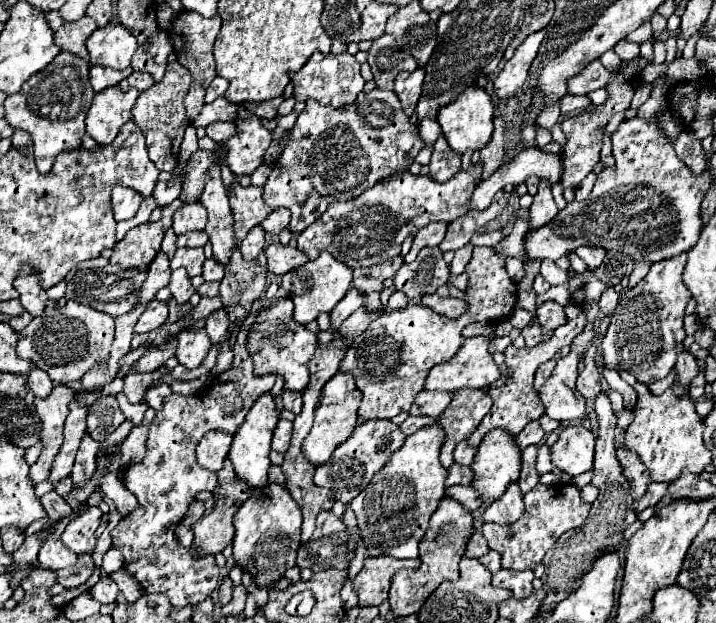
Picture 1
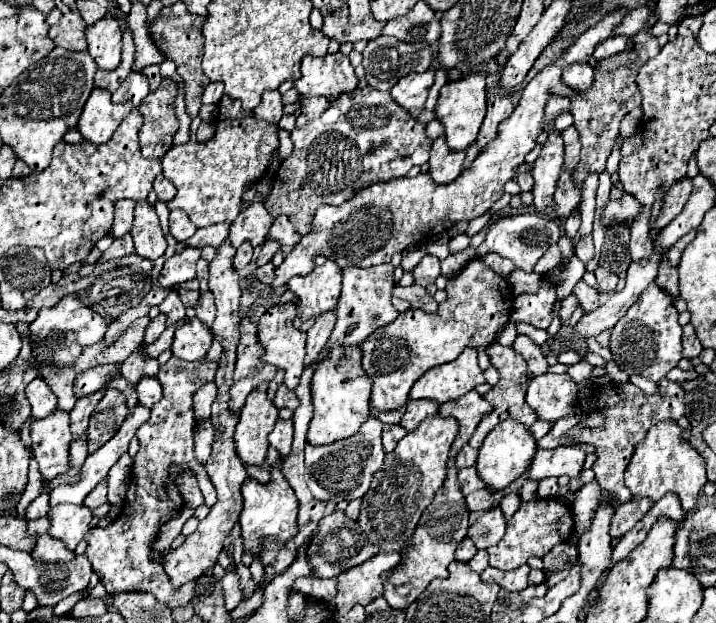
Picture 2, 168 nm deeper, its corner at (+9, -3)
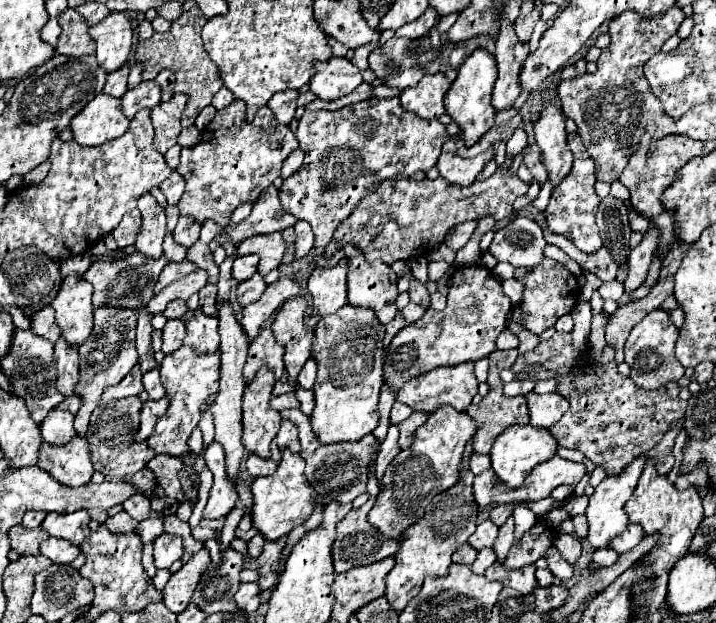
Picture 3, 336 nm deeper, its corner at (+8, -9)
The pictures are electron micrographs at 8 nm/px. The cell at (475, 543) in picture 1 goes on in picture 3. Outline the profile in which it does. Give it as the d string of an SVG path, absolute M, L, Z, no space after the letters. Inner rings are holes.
M463 545L459 547L455 553L453 553L453 563L463 563L463 565L471 565L475 561L475 555L477 551L471 547L471 545Z

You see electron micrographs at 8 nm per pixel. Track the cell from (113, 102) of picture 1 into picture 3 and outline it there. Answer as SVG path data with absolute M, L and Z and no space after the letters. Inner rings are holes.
M99 93L79 115L73 117L73 139L79 145L95 147L121 137L129 127L129 119L119 111L119 105L119 99Z

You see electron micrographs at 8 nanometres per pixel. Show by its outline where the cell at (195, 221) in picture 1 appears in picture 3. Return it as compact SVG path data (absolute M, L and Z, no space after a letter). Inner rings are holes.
M181 215L177 221L177 227L173 231L173 237L179 245L191 247L199 239L199 231L201 231L201 225L197 225L197 221L193 217Z

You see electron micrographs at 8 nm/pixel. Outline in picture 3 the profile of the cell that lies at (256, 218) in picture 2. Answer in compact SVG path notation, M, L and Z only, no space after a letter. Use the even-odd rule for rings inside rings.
M277 233L277 235L253 235L237 247L237 257L249 255L249 253L259 255L259 271L263 275L267 275L271 269L279 267L281 257L285 253L285 241L283 241L281 233Z

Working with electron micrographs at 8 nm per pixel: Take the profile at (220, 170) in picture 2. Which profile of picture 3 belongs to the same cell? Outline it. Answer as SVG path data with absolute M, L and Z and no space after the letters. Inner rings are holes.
M237 101L217 111L207 129L207 141L197 143L195 147L181 149L177 173L195 189L191 195L183 195L177 207L181 215L193 217L197 219L197 223L205 223L211 219L217 225L225 227L231 223L231 213L237 205L253 203L261 195L261 191L273 185L273 181L281 173L285 157L293 153L299 143L287 125L279 125L275 121L269 107L261 107L255 119L247 123L243 105Z

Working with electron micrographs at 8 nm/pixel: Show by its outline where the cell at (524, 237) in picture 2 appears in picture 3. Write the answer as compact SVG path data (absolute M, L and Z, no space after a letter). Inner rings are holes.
M519 217L495 233L489 253L497 261L507 261L513 267L535 267L545 257L545 245L547 241L539 223Z

